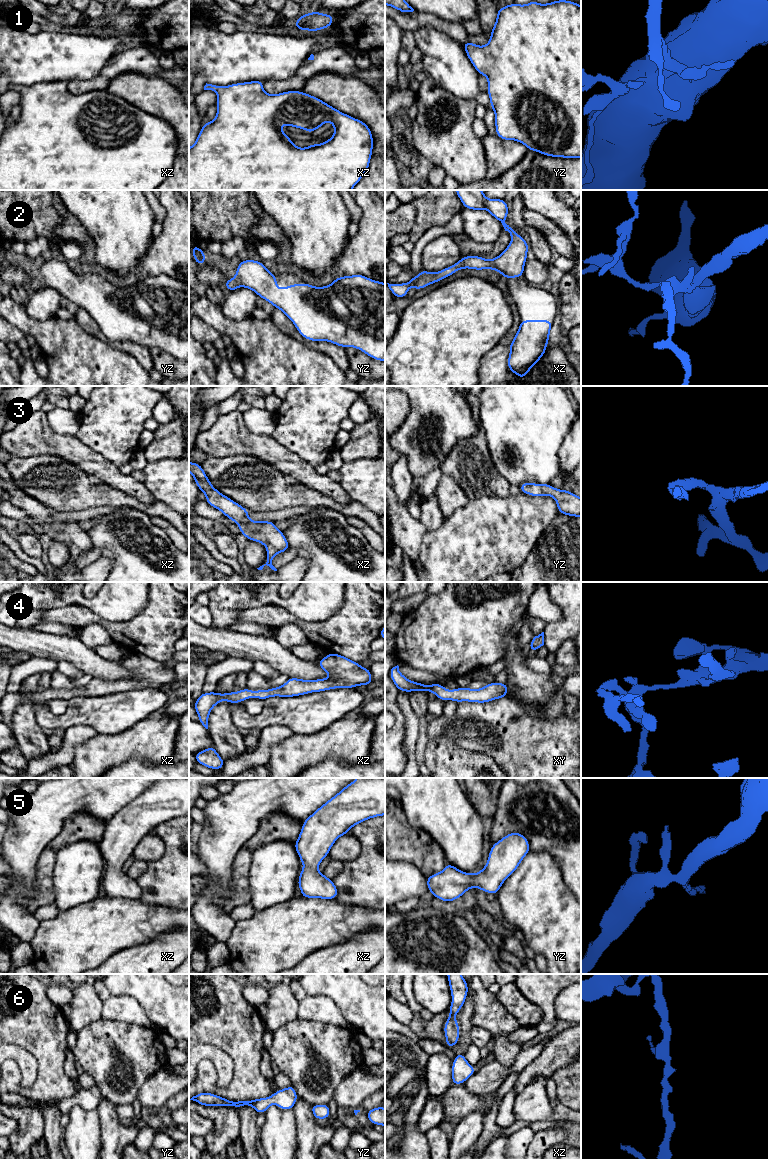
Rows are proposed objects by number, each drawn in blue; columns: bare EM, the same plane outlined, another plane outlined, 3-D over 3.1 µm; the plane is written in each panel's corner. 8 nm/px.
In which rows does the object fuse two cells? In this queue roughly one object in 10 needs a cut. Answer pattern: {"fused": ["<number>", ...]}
{"fused": []}

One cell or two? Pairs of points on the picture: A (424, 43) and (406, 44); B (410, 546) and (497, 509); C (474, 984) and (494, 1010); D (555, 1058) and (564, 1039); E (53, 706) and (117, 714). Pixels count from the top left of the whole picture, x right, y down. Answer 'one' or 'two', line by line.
A: two
B: two
C: one
D: one
E: two

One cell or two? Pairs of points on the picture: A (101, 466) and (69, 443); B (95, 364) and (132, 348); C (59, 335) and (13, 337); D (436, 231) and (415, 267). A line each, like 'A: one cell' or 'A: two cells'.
A: one cell
B: two cells
C: two cells
D: one cell

